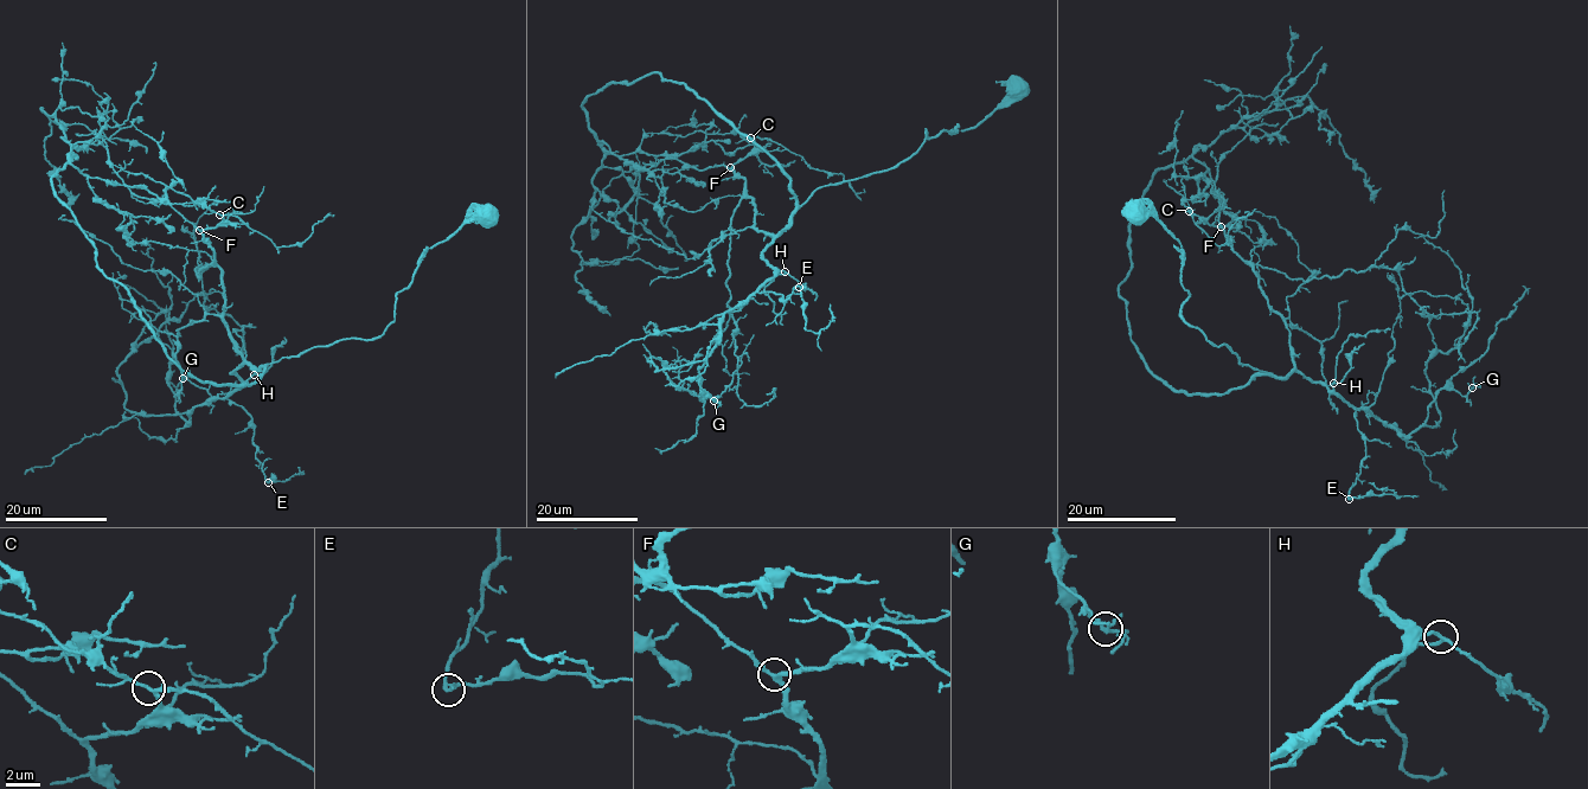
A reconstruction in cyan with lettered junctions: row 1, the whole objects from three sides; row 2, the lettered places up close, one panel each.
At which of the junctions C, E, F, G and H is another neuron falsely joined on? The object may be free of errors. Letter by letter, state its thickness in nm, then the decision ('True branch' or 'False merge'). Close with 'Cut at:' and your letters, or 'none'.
C: Thickness 220 nm. True branch
E: Thickness 180 nm. True branch
F: Thickness 240 nm. True branch
G: Thickness 180 nm. True branch
H: Thickness 200 nm. True branch
Cut at: none

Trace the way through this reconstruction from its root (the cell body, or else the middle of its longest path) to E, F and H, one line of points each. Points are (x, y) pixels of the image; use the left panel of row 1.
E: (484, 215), (478, 211), (424, 252), (378, 337), (232, 373), (243, 383), (228, 397), (251, 418), (268, 482)
F: (484, 215), (424, 252), (378, 337), (262, 369), (224, 320), (223, 271), (199, 230)
H: (484, 215), (478, 211), (424, 252), (378, 337), (232, 373), (245, 382), (254, 374)

